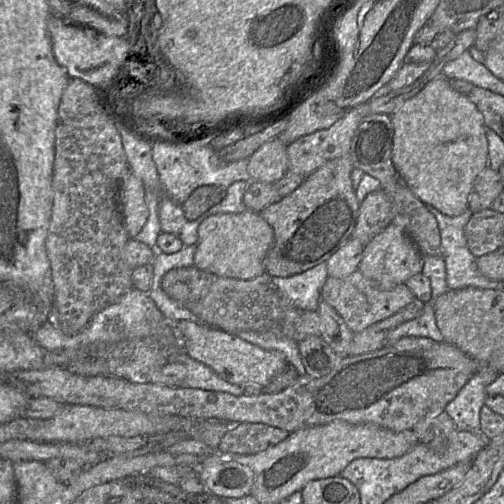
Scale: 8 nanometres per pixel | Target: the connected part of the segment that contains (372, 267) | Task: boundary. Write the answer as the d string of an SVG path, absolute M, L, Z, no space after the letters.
M391 223L365 245L358 270L380 289L390 290L421 273L423 265L424 256L416 243L400 227Z

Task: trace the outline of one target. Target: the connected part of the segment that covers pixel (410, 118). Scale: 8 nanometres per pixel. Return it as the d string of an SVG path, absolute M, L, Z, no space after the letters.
M442 74L429 81L416 95L406 100L391 114L391 119L394 127L391 159L400 178L408 186L412 193L425 205L431 205L447 216L457 216L468 209L469 196L473 189L475 180L480 172L488 165L489 150L486 136L486 125L483 115L477 109L476 105L468 98L467 95L454 90L451 86L450 80Z

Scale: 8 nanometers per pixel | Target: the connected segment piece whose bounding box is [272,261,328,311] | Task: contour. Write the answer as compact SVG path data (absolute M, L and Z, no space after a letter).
M327 263L291 276L274 276L273 283L294 306L304 310L318 311L321 288L328 277Z

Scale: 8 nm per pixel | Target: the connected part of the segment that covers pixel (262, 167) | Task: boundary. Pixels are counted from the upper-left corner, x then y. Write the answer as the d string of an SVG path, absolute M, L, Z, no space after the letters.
M278 138L261 145L249 158L251 181L276 183L288 171L287 145Z

